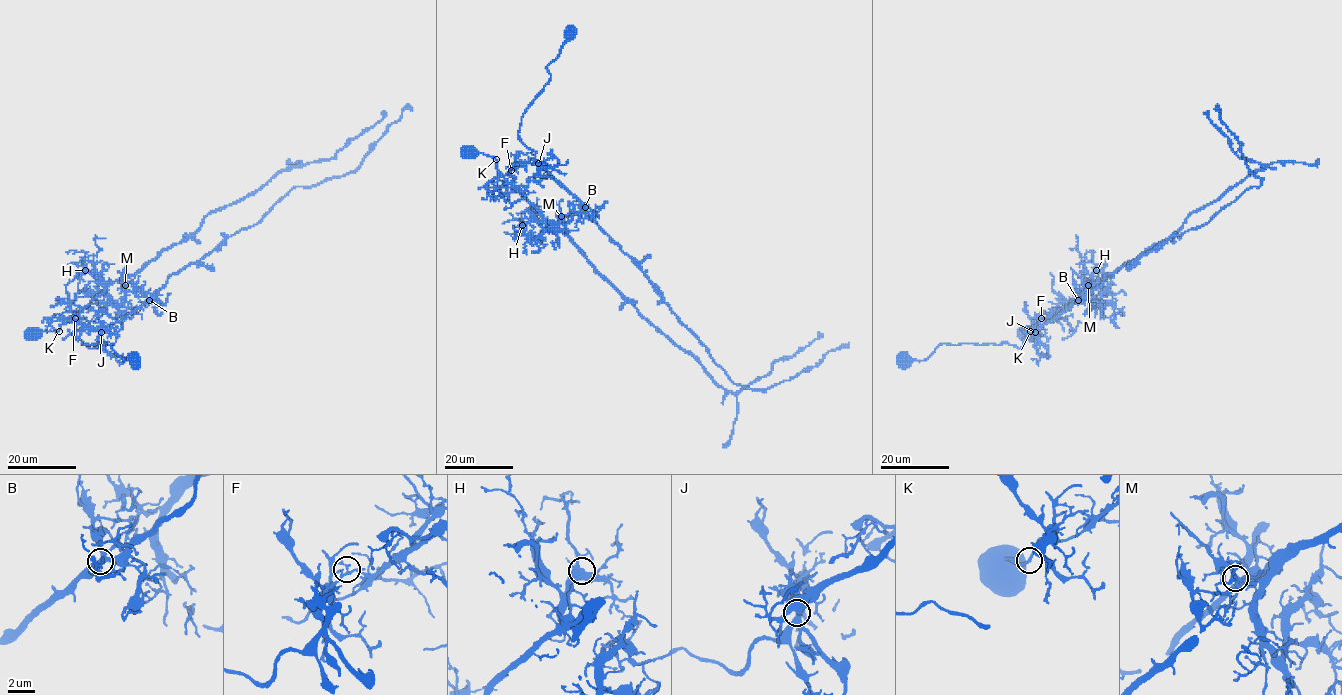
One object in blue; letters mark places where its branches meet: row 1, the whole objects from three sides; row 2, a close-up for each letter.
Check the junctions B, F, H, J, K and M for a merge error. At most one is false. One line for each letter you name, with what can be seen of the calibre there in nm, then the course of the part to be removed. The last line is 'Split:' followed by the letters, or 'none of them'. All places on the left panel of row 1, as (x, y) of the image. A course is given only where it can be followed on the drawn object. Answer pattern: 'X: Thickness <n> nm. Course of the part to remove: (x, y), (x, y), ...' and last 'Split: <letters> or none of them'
F: Thickness 160 nm. Course of the part to remove: (75, 318), (102, 330), (122, 321), (171, 275), (254, 226), (293, 188), (353, 172), (401, 112), (411, 111)
Split: F

